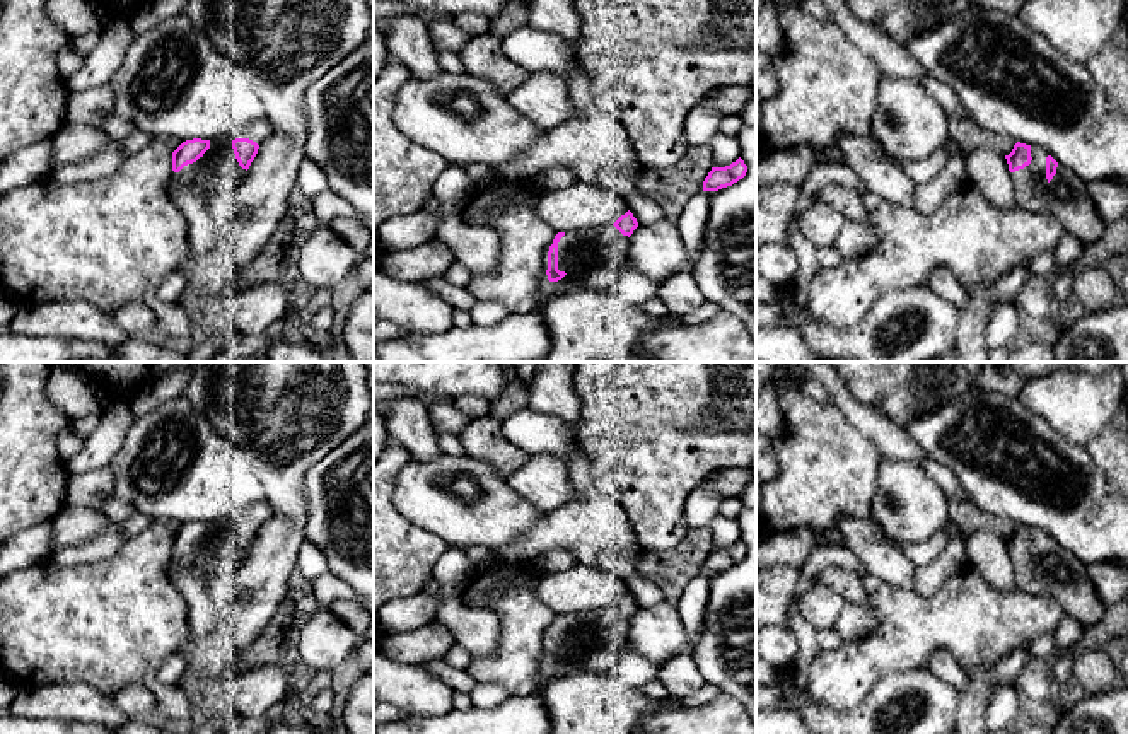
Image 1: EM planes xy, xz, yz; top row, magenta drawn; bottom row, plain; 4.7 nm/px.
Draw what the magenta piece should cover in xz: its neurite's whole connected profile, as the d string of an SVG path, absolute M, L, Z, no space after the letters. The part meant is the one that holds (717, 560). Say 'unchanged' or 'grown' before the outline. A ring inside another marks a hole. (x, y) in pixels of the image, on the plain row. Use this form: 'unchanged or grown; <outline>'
unchanged; M739 539L736 545L725 550L712 550L703 563L703 574L718 574L722 570L732 568L742 562L747 555L747 548Z

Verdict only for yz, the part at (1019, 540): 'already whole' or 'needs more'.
needs more

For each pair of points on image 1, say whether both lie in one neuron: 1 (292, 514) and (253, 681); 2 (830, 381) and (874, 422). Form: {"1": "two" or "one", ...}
{"1": "two", "2": "one"}

